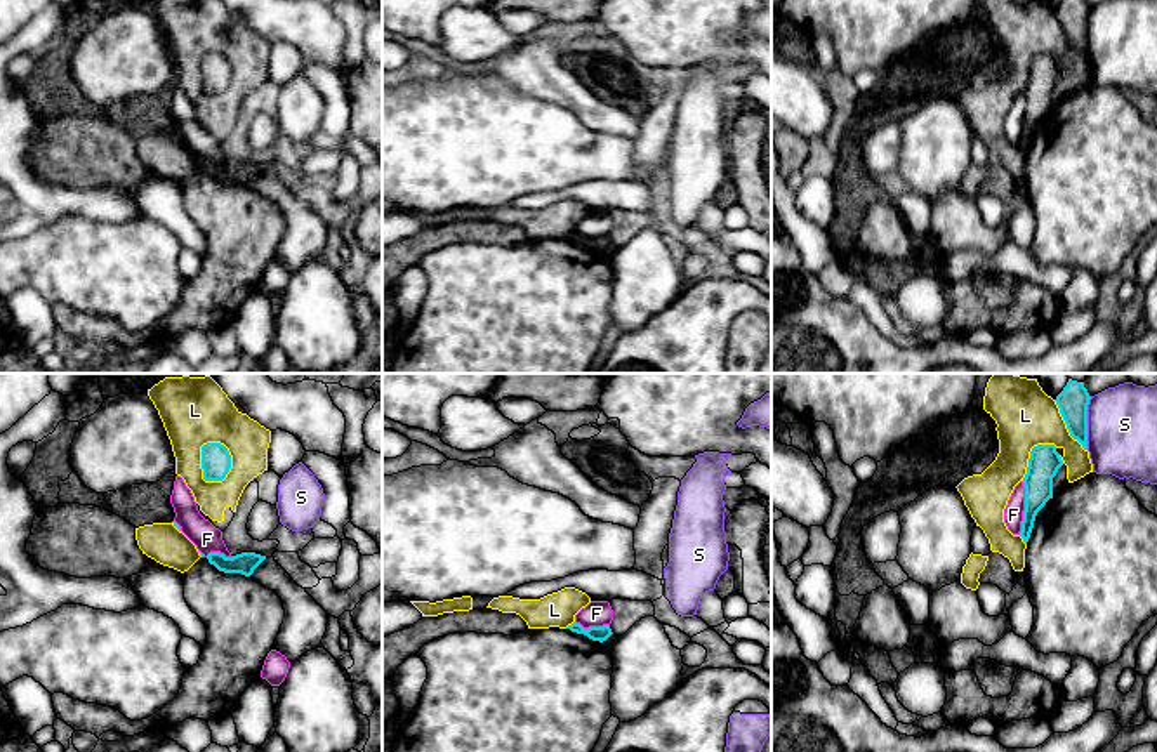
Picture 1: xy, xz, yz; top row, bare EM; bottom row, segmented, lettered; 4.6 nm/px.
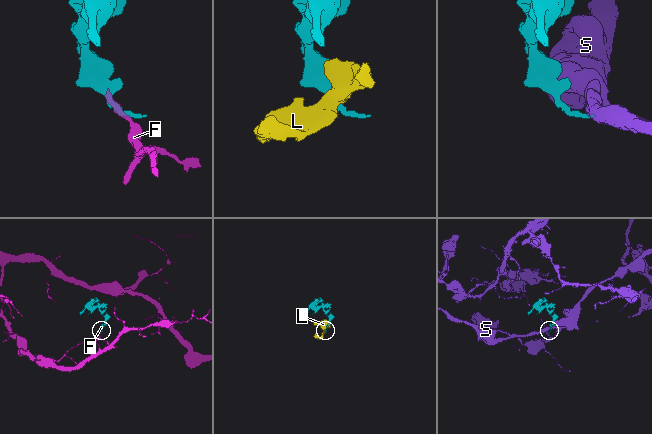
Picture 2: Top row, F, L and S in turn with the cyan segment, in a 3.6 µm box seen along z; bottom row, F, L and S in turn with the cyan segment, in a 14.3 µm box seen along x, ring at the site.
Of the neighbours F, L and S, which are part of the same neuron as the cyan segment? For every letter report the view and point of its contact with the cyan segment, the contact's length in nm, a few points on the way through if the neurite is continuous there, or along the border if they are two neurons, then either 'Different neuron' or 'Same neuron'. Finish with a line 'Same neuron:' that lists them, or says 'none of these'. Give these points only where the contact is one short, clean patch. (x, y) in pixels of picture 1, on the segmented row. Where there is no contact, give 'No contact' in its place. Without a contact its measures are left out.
F: Touches cyan at yz (1025, 507). Shared border 240 nm. Different neuron
L: Touches cyan at xy (202, 455). Shared border 200 nm. Different neuron
S: Touches cyan at yz (1086, 422). Shared border 240 nm. Boundary: yz (1091, 396), (1086, 448). Different neuron
Same neuron: none of these

